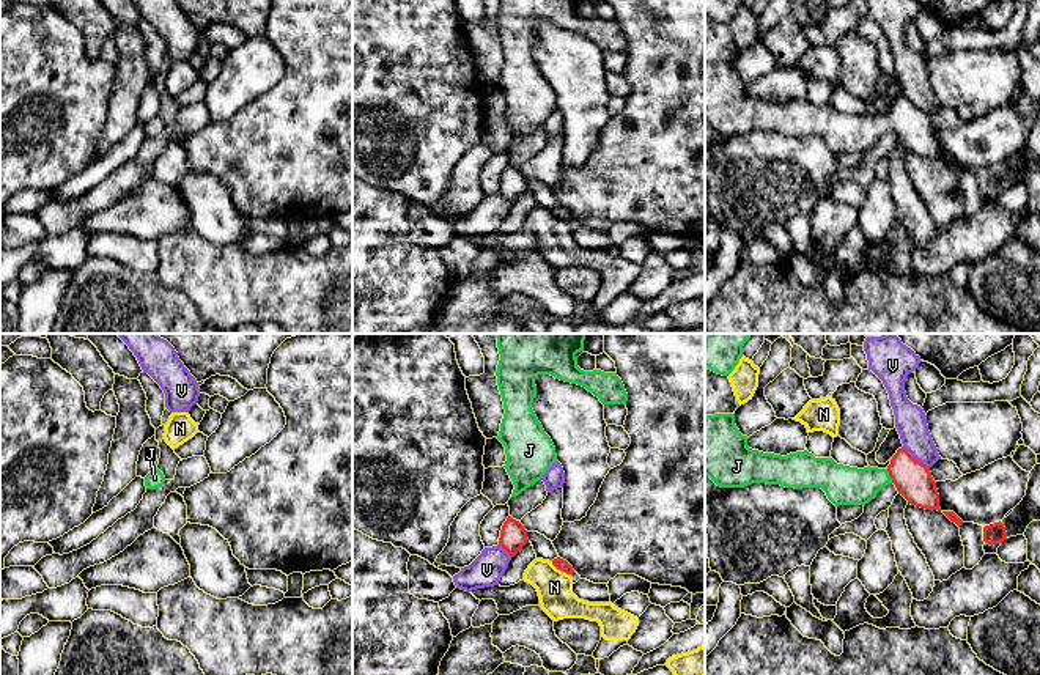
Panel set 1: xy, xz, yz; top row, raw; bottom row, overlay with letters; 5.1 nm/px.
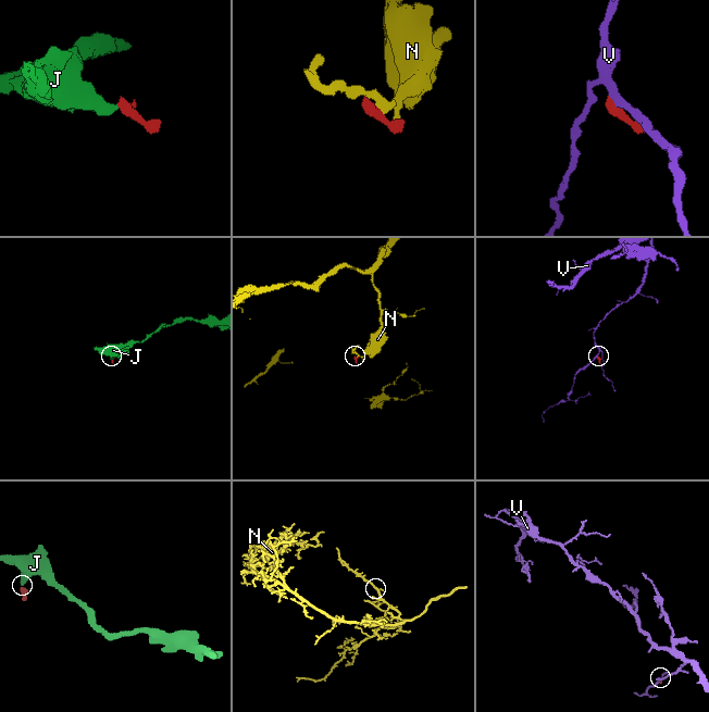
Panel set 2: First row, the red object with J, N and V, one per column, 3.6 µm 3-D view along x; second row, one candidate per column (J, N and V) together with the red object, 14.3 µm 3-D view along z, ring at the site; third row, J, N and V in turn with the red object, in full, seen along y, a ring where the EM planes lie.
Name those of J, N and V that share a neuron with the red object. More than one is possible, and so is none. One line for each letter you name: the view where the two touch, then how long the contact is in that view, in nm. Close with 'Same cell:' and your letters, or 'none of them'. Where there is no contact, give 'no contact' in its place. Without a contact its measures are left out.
J: yz | 80 nm
Same cell: J

